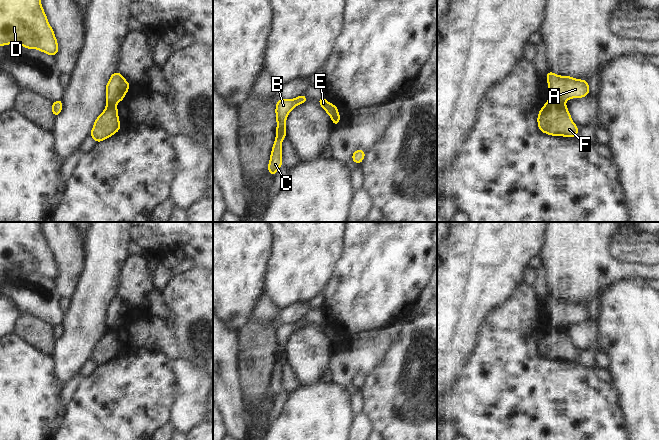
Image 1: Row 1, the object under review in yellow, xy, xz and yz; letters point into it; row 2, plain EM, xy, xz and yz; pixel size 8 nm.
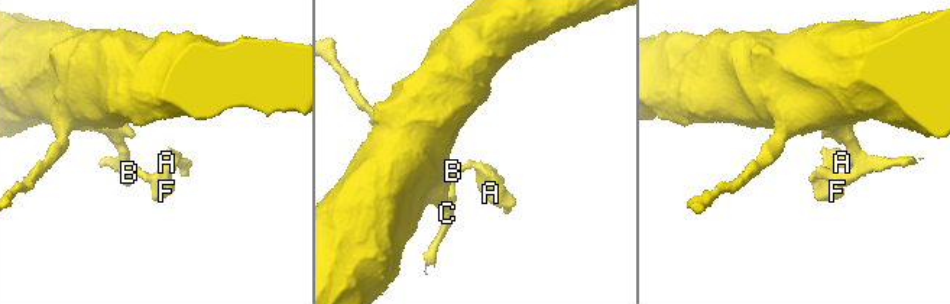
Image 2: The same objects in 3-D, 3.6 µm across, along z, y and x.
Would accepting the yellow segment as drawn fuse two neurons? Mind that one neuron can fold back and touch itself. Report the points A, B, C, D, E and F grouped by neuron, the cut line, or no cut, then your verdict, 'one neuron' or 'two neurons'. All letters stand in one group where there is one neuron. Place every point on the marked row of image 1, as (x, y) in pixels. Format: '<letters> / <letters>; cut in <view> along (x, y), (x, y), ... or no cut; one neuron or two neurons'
A / B C D E F; cut in yz along (549, 100), (555, 104), (564, 104); two neurons

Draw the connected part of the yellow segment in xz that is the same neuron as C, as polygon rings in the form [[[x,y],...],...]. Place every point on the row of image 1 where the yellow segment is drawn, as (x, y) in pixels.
[[[302,94],[295,99],[279,99],[276,104],[276,120],[277,120],[277,129],[276,129],[276,139],[272,147],[272,152],[270,155],[270,162],[268,164],[268,172],[275,176],[275,172],[282,167],[282,150],[281,144],[282,140],[286,138],[286,118],[289,112],[295,108],[300,103],[308,102],[305,95]]]

